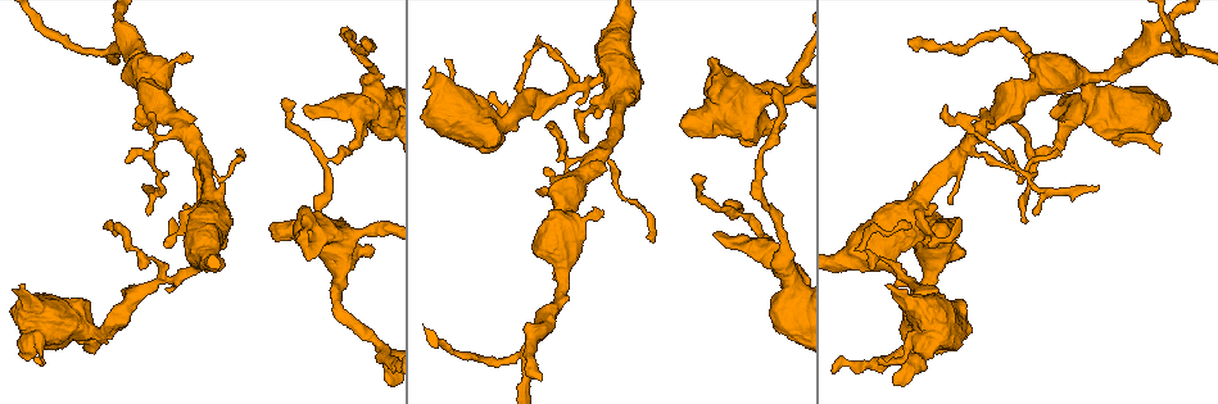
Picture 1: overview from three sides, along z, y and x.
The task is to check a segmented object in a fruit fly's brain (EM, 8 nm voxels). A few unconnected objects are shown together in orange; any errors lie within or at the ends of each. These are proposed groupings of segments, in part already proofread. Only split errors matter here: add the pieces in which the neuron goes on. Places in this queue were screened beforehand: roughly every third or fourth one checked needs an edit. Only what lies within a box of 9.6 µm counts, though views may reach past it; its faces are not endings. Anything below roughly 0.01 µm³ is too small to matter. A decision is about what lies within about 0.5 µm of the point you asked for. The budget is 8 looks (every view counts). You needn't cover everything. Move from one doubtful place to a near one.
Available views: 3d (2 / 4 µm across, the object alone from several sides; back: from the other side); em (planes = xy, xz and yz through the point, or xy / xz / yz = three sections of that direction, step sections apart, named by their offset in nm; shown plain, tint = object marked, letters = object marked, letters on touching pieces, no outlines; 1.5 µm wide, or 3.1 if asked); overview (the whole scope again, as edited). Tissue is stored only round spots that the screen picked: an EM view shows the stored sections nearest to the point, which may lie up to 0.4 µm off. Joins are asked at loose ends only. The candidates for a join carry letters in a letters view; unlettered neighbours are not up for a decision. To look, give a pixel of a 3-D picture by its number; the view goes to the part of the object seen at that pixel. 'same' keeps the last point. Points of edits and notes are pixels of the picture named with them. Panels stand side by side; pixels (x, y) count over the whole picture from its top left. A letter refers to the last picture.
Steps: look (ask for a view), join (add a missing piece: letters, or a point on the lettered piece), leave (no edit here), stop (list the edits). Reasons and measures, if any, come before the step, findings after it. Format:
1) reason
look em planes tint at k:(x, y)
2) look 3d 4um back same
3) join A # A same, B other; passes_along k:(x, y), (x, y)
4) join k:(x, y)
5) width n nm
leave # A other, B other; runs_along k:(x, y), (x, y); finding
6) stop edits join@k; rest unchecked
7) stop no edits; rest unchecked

branch stops here
look em planes letters at 1:(1052, 109)

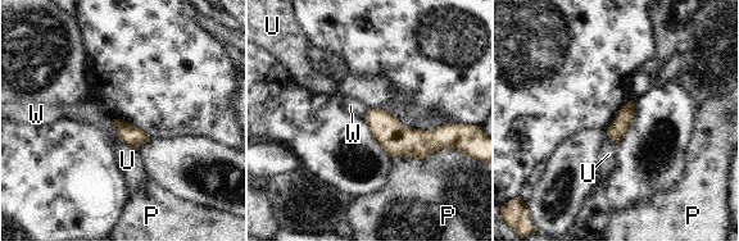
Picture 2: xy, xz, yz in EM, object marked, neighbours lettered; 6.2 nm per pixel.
leave # P other, U other, W other; border 2:(112, 119), (116, 133), (123, 142); no lettered piece goes on from it

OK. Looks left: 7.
tapers out
look em planes tint at 1:(1024, 221)

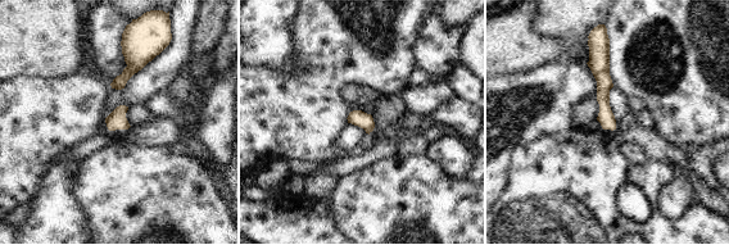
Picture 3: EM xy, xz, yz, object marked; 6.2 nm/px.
look em planes letters same

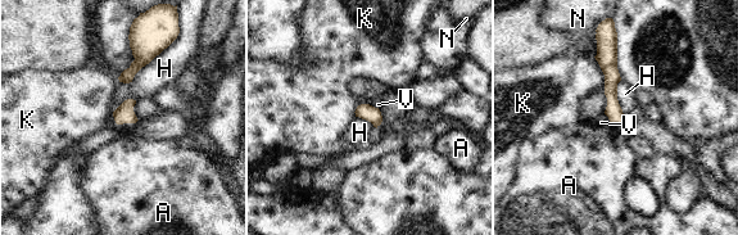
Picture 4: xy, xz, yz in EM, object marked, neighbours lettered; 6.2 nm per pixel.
width 100 nm
leave # A other, H other, K other, N other, V other; border 4:(173, 41), (128, 82), (120, 82); none of them fits

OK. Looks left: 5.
look em planes letters at 1:(538, 118)

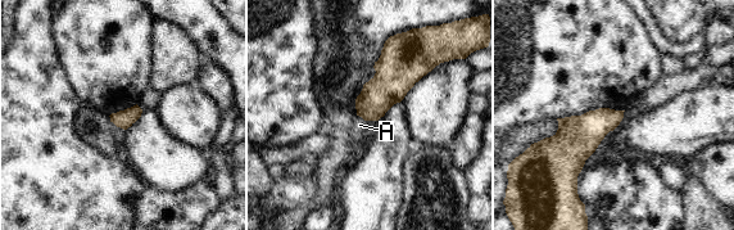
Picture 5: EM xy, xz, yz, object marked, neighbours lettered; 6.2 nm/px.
leave # A other; border 5:(357, 114), (367, 121); none of them fits

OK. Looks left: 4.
stop no edits; rest unchecked

